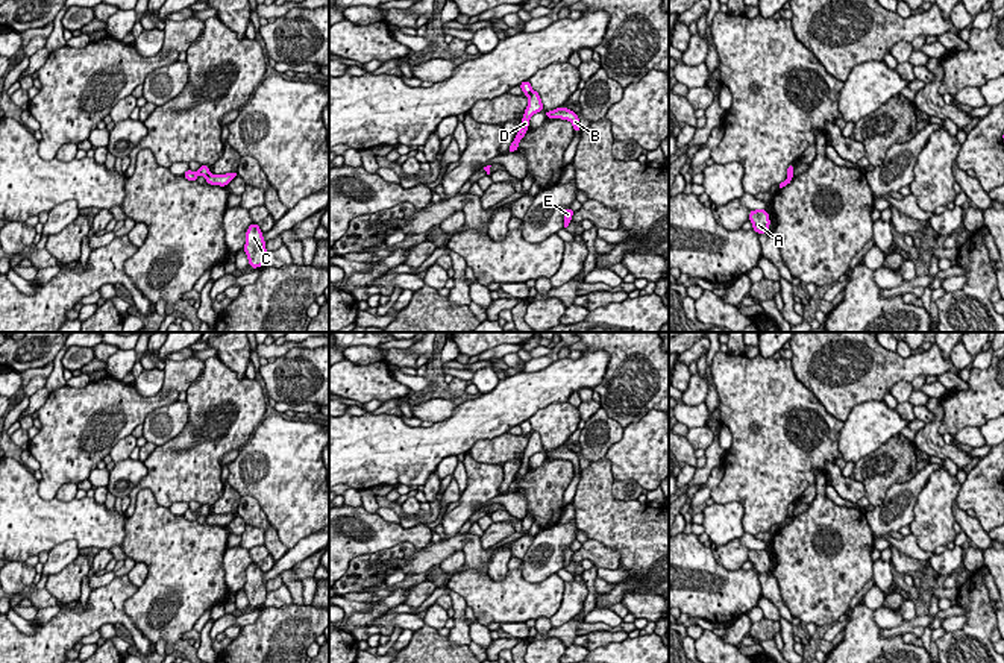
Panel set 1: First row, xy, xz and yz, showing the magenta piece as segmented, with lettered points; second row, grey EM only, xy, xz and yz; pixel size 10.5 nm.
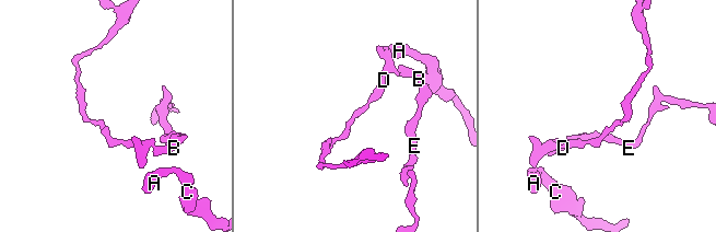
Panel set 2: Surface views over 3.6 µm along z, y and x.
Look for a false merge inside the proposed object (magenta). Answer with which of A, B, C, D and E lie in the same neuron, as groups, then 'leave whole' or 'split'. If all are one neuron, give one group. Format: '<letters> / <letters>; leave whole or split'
A B C E / D; split

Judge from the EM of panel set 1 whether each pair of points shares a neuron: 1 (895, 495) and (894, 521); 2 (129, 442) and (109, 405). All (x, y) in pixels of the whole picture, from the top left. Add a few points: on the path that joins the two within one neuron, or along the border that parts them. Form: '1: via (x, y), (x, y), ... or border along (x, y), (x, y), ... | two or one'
1: via (895, 501), (894, 515) | one
2: border along (131, 433), (108, 454) | two

